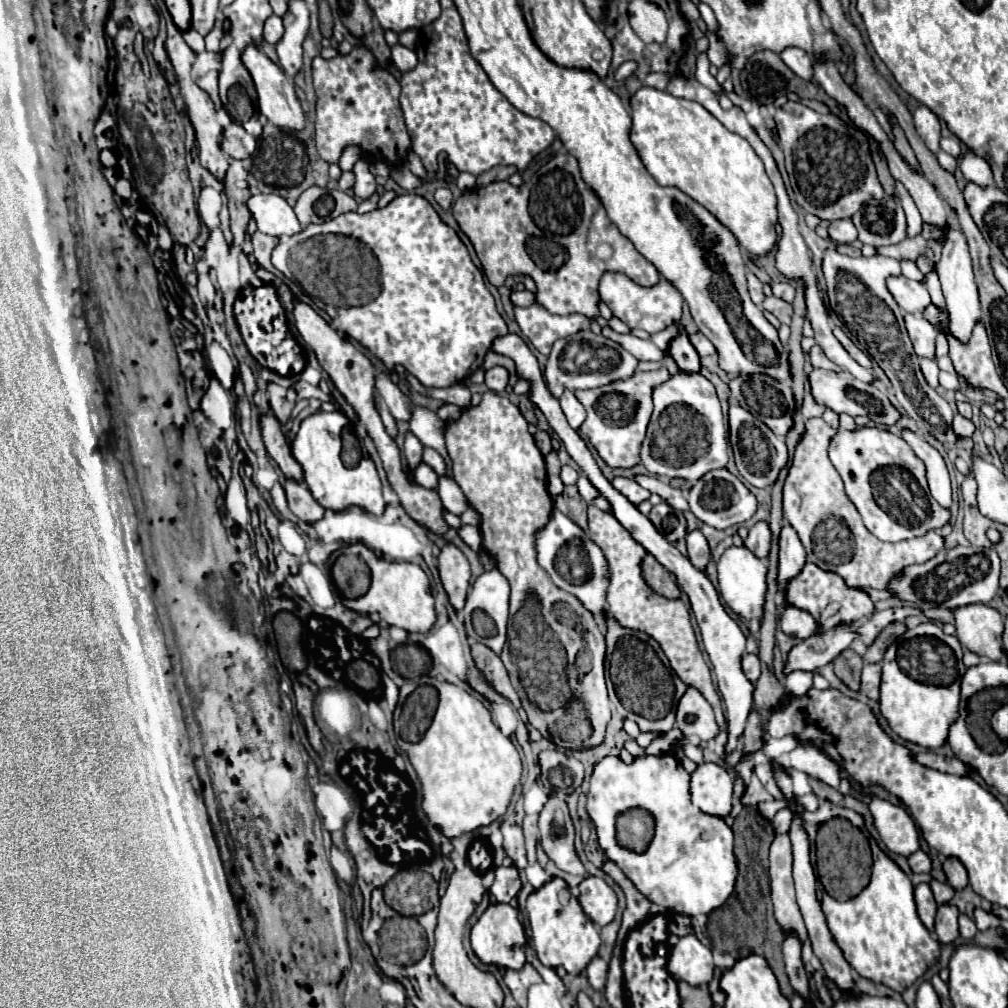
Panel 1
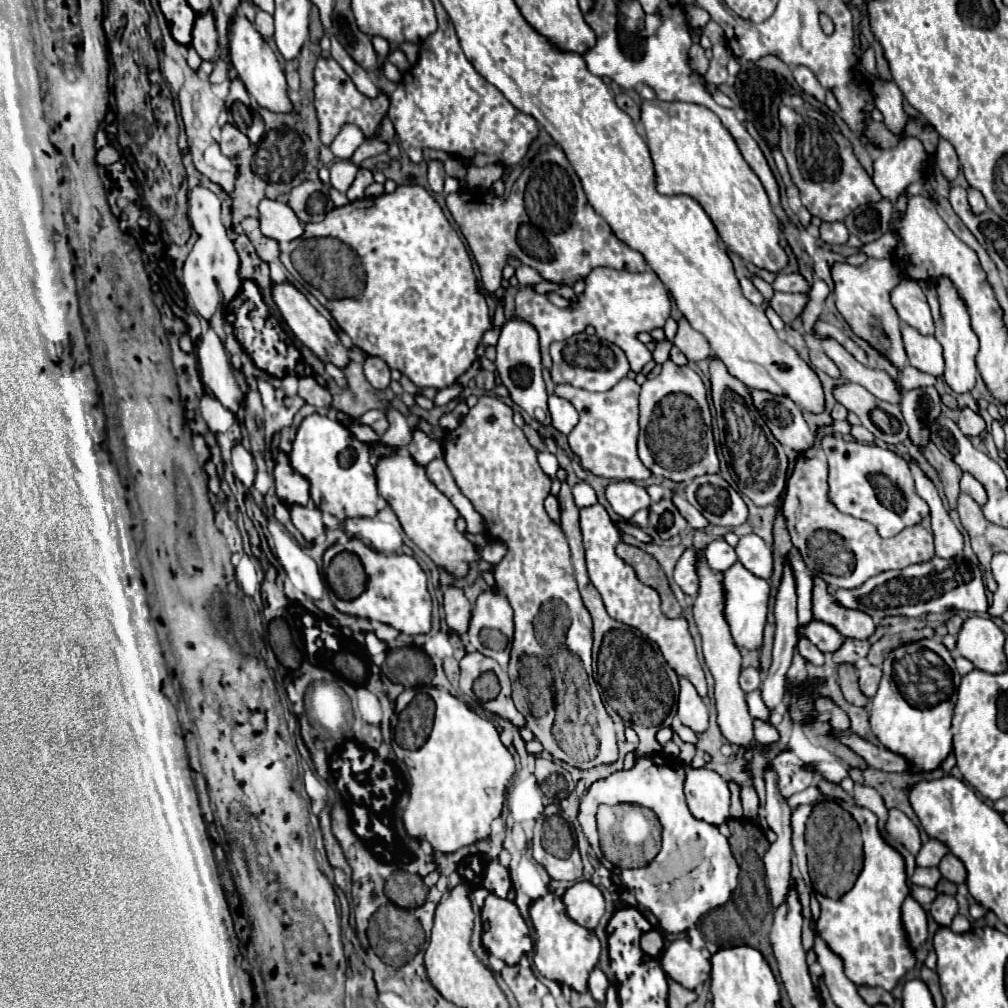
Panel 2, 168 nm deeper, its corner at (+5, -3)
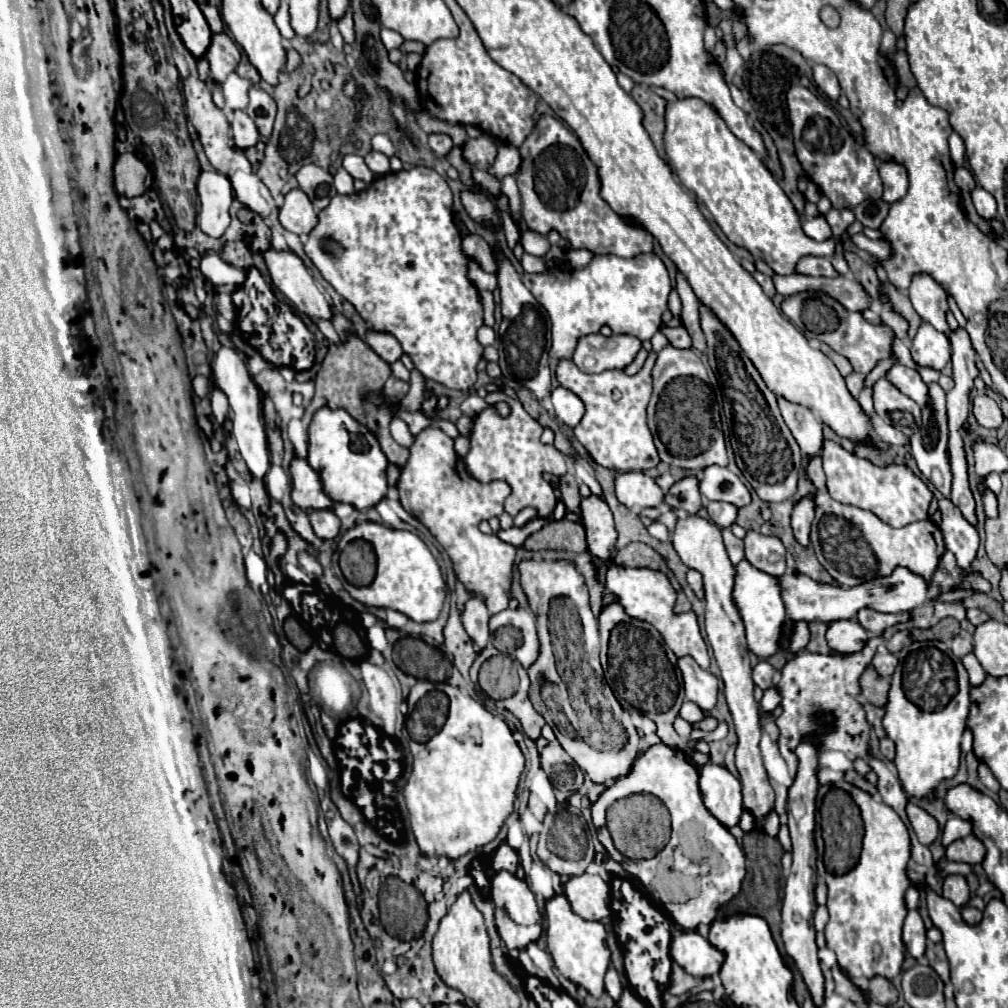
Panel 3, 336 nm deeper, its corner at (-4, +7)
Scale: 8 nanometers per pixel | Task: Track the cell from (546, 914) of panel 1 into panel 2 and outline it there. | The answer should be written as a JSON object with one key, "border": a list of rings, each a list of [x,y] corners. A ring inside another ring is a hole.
{"border":[[[548,891],[544,897],[532,901],[528,913],[530,913],[532,925],[536,931],[536,949],[534,949],[536,969],[546,979],[566,983],[568,987],[572,987],[578,993],[586,991],[588,973],[592,971],[592,967],[596,967],[598,957],[600,957],[598,937],[592,931],[580,927],[576,921],[572,921],[566,915],[566,905],[564,905],[562,897],[554,895],[552,891]]]}

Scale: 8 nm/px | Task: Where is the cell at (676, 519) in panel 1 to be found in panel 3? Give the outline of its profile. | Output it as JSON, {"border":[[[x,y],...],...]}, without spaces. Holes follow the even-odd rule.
{"border":[[[683,477],[677,481],[665,495],[665,503],[673,509],[685,511],[685,513],[697,513],[703,507],[701,491],[699,491],[699,479],[697,477]]]}

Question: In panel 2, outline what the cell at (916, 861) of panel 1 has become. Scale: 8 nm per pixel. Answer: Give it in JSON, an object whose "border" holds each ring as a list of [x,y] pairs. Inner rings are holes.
{"border":[[[930,839],[922,845],[920,853],[916,855],[916,867],[938,867],[940,859],[948,853],[948,847],[942,841]]]}

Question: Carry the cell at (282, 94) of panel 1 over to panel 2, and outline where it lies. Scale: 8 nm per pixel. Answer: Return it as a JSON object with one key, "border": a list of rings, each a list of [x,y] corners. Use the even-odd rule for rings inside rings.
{"border":[[[236,15],[232,21],[232,37],[230,37],[230,55],[232,55],[232,65],[238,71],[242,83],[246,85],[248,93],[254,97],[258,107],[268,109],[272,113],[292,113],[292,103],[288,99],[288,87],[286,87],[286,77],[284,71],[274,55],[274,51],[268,47],[268,43],[262,39],[262,35],[250,25],[246,17]]]}

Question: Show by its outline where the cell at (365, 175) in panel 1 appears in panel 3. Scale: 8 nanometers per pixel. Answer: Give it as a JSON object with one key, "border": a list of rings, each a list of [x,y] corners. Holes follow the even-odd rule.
{"border":[[[371,151],[367,157],[365,157],[365,163],[367,167],[373,171],[373,173],[387,173],[389,171],[389,157],[379,153],[379,151]]]}

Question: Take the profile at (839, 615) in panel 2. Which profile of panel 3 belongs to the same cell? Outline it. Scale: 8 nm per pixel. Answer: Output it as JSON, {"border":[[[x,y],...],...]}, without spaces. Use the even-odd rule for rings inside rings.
{"border":[[[861,609],[857,613],[859,623],[873,635],[881,635],[887,627],[893,627],[897,623],[905,623],[911,621],[911,613],[899,613],[899,615],[891,615],[891,613],[877,613],[873,609]]]}

